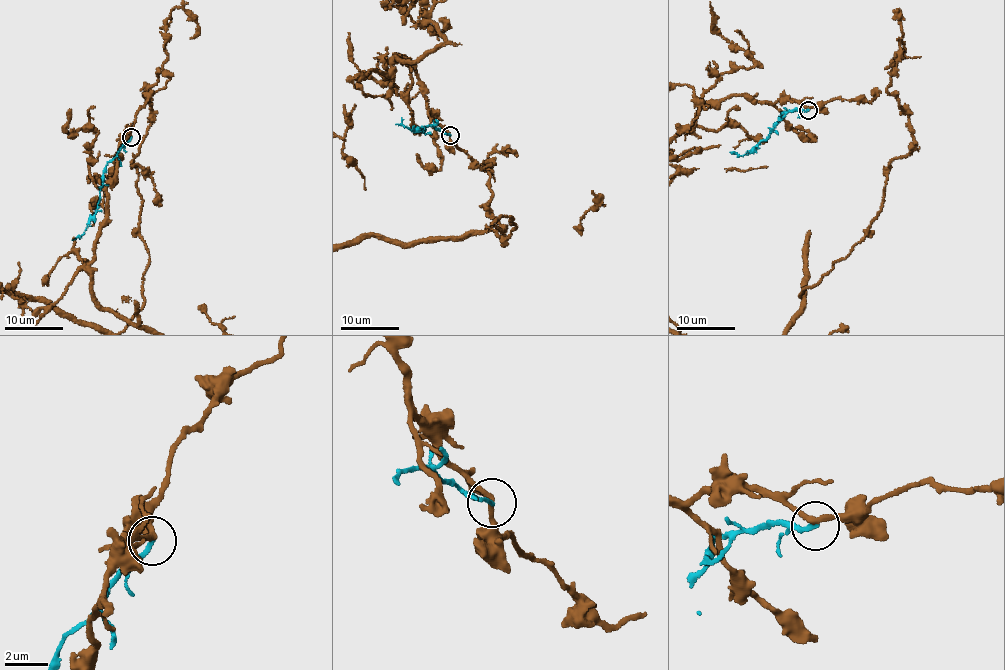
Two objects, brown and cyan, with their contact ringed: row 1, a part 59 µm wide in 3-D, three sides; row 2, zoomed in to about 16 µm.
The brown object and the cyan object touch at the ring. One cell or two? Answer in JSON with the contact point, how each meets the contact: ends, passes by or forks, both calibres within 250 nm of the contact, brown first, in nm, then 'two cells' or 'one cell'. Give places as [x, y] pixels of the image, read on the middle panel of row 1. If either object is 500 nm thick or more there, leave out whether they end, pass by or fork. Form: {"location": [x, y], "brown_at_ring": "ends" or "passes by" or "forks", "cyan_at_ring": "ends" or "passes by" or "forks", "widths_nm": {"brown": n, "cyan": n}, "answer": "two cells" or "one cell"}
{"location": [450, 135], "brown_at_ring": "passes by", "cyan_at_ring": "ends", "widths_nm": {"brown": 240, "cyan": 190}, "answer": "two cells"}

